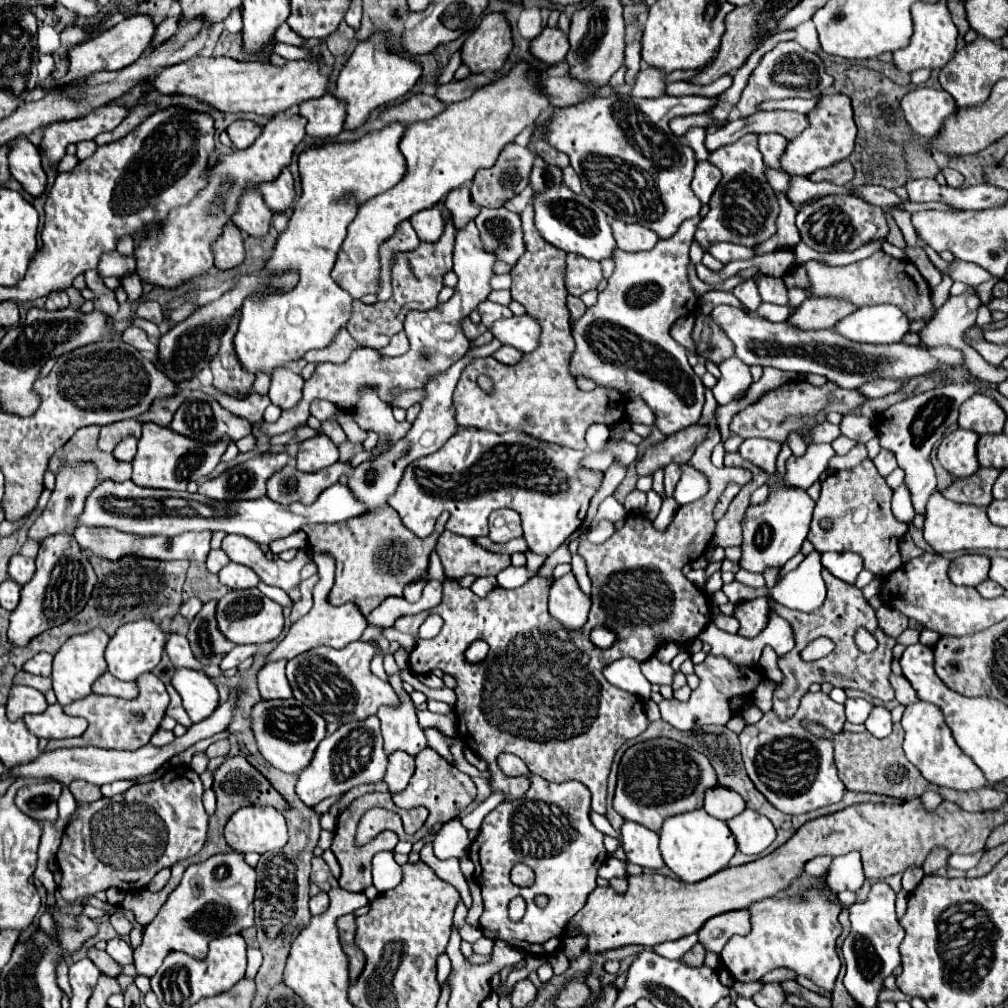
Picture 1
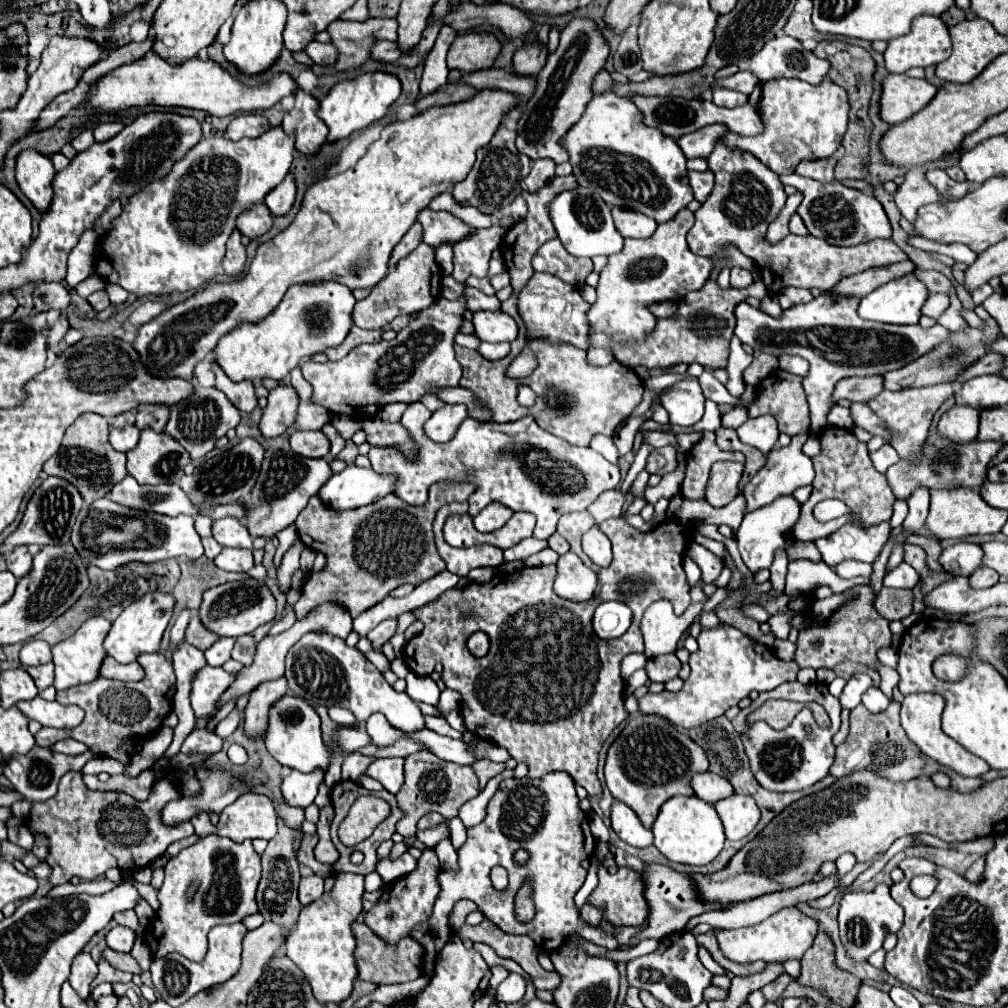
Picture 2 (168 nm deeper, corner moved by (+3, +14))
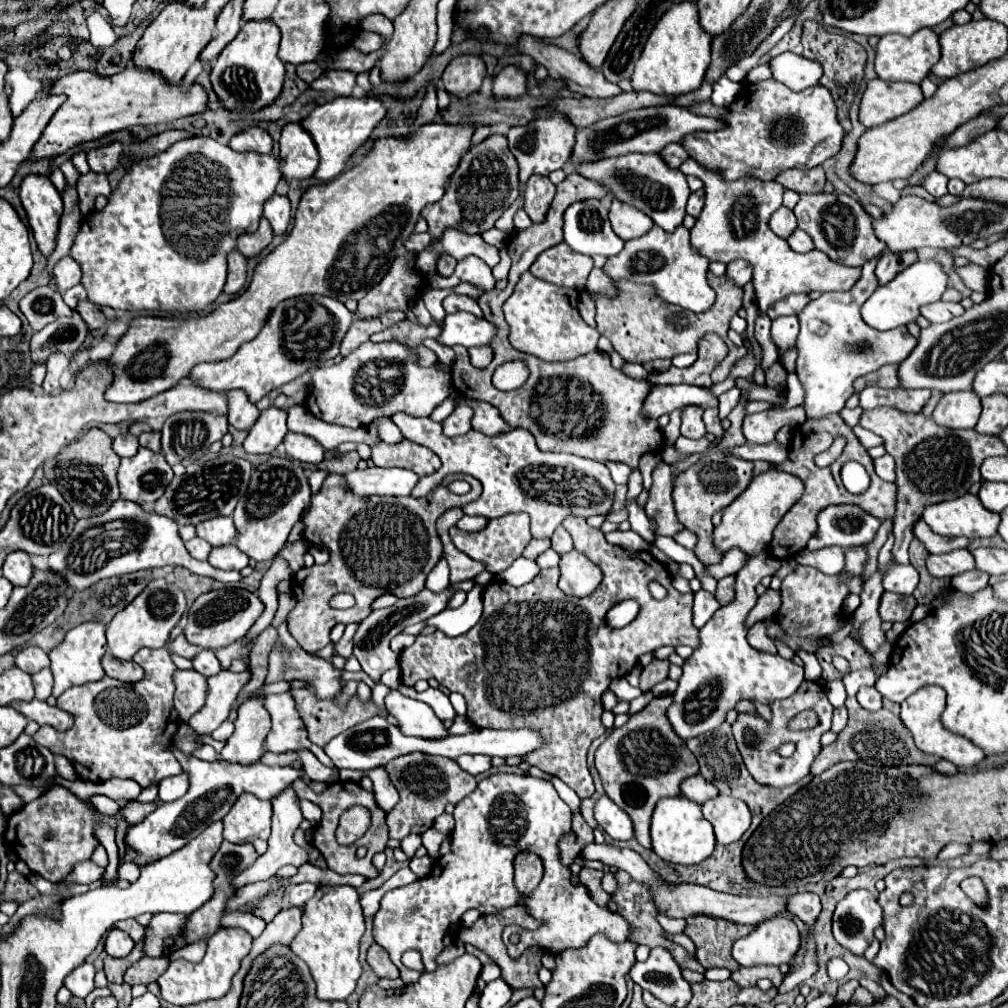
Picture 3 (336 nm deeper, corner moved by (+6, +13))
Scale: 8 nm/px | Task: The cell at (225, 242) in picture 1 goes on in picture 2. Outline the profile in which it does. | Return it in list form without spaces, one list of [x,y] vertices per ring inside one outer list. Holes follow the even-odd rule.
[[[235,228],[231,238],[227,240],[227,252],[223,258],[223,270],[229,276],[237,276],[241,274],[245,268],[245,246],[243,246],[243,236],[241,232]]]

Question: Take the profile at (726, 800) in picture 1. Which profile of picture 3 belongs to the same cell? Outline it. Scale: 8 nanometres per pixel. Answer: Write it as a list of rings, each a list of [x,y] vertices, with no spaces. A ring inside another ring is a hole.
[[[692,775],[692,777],[684,779],[680,783],[680,791],[682,791],[684,797],[688,797],[690,801],[694,801],[698,805],[702,805],[704,801],[708,801],[708,799],[718,795],[718,789],[710,781],[706,781],[704,777],[700,777],[700,775]]]

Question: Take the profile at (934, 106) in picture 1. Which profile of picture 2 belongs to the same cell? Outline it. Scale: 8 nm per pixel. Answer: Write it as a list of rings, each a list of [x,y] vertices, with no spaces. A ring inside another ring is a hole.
[[[889,74],[883,80],[881,118],[889,124],[901,124],[923,110],[937,94],[937,88],[923,78]]]

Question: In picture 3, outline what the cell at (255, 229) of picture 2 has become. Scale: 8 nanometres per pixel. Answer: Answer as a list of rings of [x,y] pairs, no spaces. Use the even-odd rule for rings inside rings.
[[[262,217],[260,219],[260,227],[256,233],[246,233],[244,237],[240,237],[238,241],[238,251],[244,255],[244,257],[256,257],[260,255],[272,241],[274,233],[272,233],[272,227],[268,225],[268,221]]]

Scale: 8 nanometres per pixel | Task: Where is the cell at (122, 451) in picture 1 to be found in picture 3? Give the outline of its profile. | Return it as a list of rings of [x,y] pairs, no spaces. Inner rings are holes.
[[[122,433],[114,439],[114,451],[120,455],[120,457],[134,457],[136,451],[138,451],[138,437],[130,435],[130,433]]]

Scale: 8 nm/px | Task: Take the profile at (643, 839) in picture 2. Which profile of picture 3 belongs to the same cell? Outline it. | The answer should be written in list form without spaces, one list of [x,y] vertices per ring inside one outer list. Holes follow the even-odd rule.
[[[602,795],[596,801],[594,819],[600,825],[600,829],[604,829],[604,833],[608,833],[612,839],[628,841],[634,837],[634,827],[630,817],[620,807],[616,807],[612,799],[608,799],[606,795]]]

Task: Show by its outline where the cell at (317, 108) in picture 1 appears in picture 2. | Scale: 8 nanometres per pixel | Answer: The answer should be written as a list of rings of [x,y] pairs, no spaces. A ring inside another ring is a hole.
[[[309,92],[295,94],[295,108],[289,112],[291,120],[283,120],[285,132],[295,132],[295,148],[303,154],[313,154],[327,140],[329,128],[319,118],[319,100]]]

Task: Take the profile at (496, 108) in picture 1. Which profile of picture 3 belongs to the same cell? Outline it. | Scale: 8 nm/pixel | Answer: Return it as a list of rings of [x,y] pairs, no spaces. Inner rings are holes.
[[[428,123],[428,125],[422,125],[422,127],[418,129],[418,133],[414,133],[410,139],[394,139],[394,137],[378,139],[376,145],[374,145],[374,149],[364,157],[362,163],[358,163],[356,167],[352,167],[352,169],[348,169],[348,171],[344,171],[344,173],[340,173],[336,179],[332,179],[332,181],[328,181],[328,183],[324,183],[324,185],[314,185],[314,187],[310,187],[310,189],[302,195],[302,199],[300,199],[300,203],[298,203],[298,209],[296,209],[296,215],[294,215],[294,227],[292,227],[292,231],[290,231],[290,237],[286,237],[282,245],[278,245],[270,255],[266,255],[266,257],[258,263],[258,267],[256,267],[256,271],[254,271],[254,277],[252,277],[252,285],[248,285],[248,289],[246,289],[240,297],[236,297],[236,299],[232,299],[232,301],[228,301],[228,303],[222,303],[214,313],[210,313],[210,315],[206,315],[206,317],[200,317],[200,319],[180,319],[180,321],[178,321],[178,319],[160,319],[160,317],[136,317],[136,319],[130,321],[128,331],[120,337],[120,341],[118,341],[118,345],[116,345],[116,349],[114,349],[112,357],[110,357],[110,361],[108,361],[108,367],[110,367],[112,373],[114,373],[114,381],[112,381],[112,385],[110,385],[110,387],[106,389],[106,393],[104,393],[106,401],[112,401],[112,403],[140,403],[140,401],[144,401],[144,399],[148,399],[148,397],[152,397],[152,395],[158,395],[158,393],[162,393],[162,391],[166,391],[166,389],[172,389],[180,379],[188,377],[188,373],[192,371],[194,365],[198,365],[198,363],[210,363],[210,361],[224,361],[224,359],[228,359],[228,357],[232,357],[232,355],[238,351],[238,347],[240,347],[242,343],[252,341],[252,339],[260,333],[260,329],[262,329],[262,325],[266,323],[266,319],[270,317],[270,313],[272,313],[272,311],[276,309],[276,305],[278,305],[280,301],[284,301],[284,299],[292,299],[292,297],[298,297],[298,295],[326,295],[326,297],[338,299],[338,301],[342,301],[342,303],[346,303],[348,299],[356,299],[356,301],[362,299],[362,297],[368,293],[368,289],[372,289],[372,285],[378,285],[378,283],[382,281],[382,277],[388,273],[392,261],[398,257],[398,251],[404,247],[404,241],[412,235],[420,211],[422,211],[428,203],[440,201],[440,197],[444,195],[444,187],[446,187],[448,177],[456,171],[456,165],[458,165],[462,153],[466,153],[468,147],[470,147],[472,131],[474,131],[474,125]],[[358,259],[366,261],[366,271],[358,271],[358,269],[356,269],[356,261],[358,261]]]

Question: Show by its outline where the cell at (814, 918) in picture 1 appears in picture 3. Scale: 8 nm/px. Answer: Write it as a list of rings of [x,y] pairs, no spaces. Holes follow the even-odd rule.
[[[774,917],[760,923],[748,937],[742,937],[732,947],[732,957],[744,965],[782,965],[790,963],[800,947],[800,935],[792,919]]]

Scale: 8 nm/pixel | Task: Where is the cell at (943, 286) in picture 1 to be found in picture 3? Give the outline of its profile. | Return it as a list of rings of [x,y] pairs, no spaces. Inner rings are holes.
[[[936,301],[922,309],[922,315],[930,323],[944,323],[952,317],[958,317],[960,313],[964,313],[964,307],[960,303],[944,303],[944,301]]]

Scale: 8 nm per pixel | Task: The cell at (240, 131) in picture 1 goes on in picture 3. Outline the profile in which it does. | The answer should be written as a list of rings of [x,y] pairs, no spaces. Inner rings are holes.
[[[250,127],[238,135],[232,137],[230,141],[230,147],[236,149],[238,153],[244,153],[244,151],[256,151],[256,153],[270,153],[274,143],[272,143],[272,137],[264,131],[264,129],[258,129],[258,127]]]

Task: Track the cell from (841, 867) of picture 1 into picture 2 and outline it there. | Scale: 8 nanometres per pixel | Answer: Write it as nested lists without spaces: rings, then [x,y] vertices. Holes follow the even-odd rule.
[[[845,852],[845,854],[841,854],[841,856],[835,860],[837,874],[825,876],[825,878],[823,878],[823,880],[819,880],[819,882],[811,882],[811,884],[797,886],[797,888],[791,888],[791,890],[781,890],[781,892],[763,894],[763,896],[759,896],[759,898],[753,898],[753,900],[747,900],[747,902],[737,902],[737,904],[731,904],[729,908],[721,908],[721,910],[713,910],[713,912],[699,914],[697,918],[691,918],[691,920],[689,920],[689,924],[687,924],[687,930],[689,930],[689,928],[693,928],[695,924],[701,924],[701,922],[707,922],[707,924],[709,924],[709,926],[713,926],[715,930],[735,930],[735,928],[743,928],[743,926],[753,926],[753,924],[759,924],[759,922],[763,922],[767,916],[775,914],[779,908],[785,908],[785,906],[795,906],[797,902],[817,900],[817,898],[825,896],[829,890],[833,890],[835,886],[839,886],[839,882],[843,880],[843,876],[851,872],[851,868],[853,868],[855,864],[855,856],[853,856],[851,852]]]

